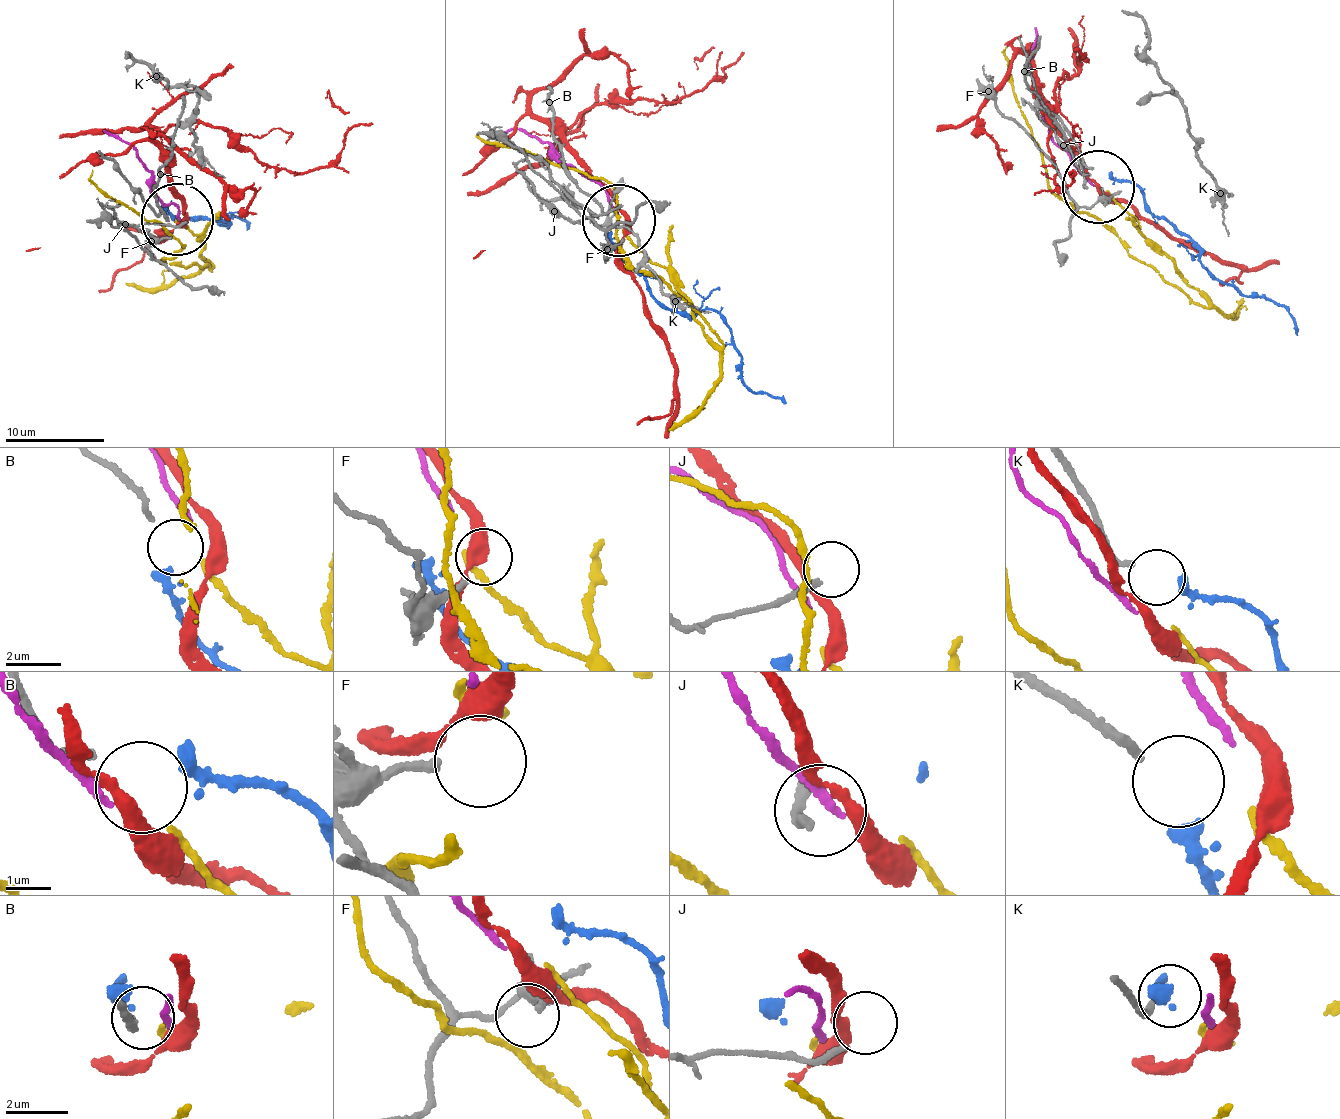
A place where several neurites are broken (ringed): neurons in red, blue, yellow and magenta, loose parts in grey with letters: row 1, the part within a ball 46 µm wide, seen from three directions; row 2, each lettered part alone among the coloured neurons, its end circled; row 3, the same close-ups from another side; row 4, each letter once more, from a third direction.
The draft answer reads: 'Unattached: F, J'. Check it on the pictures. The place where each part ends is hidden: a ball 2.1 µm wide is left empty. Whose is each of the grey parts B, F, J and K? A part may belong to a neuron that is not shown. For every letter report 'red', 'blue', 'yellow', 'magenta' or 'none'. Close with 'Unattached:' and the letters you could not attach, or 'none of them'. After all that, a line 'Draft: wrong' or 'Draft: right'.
B: yellow
F: none
J: none
K: blue
Unattached: F, J
Draft: right

